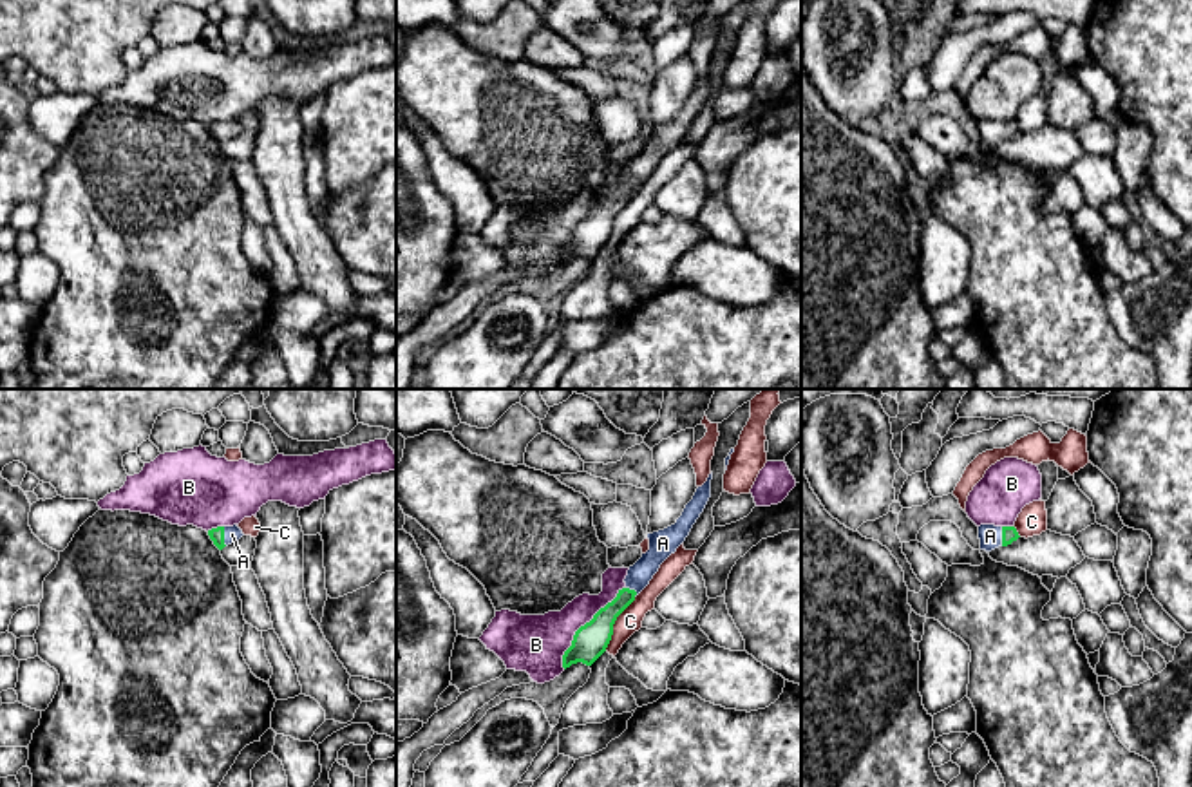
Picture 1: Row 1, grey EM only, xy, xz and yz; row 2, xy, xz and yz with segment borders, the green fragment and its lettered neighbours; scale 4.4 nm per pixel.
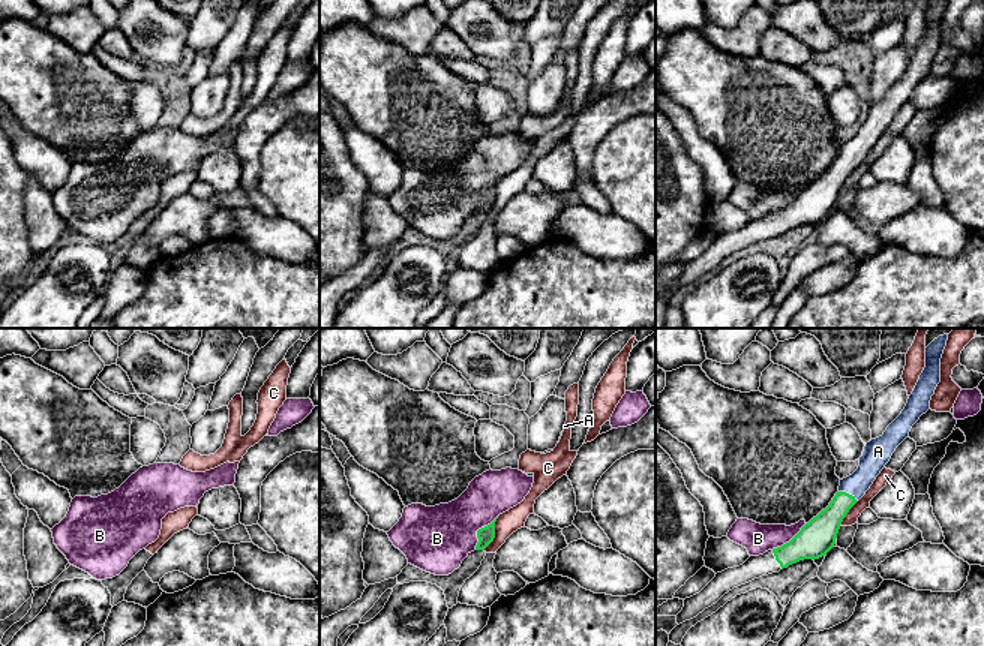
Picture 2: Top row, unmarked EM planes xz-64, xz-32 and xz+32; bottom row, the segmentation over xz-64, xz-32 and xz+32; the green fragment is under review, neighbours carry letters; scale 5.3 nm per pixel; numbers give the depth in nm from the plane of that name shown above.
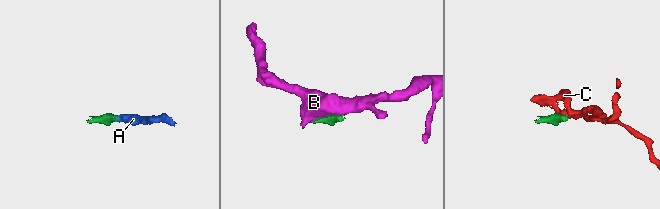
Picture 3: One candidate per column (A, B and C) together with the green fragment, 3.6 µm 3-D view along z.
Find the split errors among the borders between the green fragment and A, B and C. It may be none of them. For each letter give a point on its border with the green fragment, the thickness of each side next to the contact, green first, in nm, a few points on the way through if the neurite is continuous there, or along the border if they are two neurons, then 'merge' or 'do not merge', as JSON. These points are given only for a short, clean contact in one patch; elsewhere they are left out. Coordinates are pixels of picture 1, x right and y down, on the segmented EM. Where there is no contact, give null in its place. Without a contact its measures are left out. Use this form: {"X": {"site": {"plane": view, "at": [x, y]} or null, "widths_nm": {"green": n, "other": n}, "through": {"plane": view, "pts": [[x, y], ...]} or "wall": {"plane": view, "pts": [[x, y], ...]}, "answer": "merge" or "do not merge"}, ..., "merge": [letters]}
{"A": {"site": {"plane": "xy", "at": [223, 536]}, "widths_nm": {"green": 60, "other": 70}, "through": {"plane": "xy", "pts": [[216, 534], [223, 536], [232, 534]]}, "answer": "merge"}, "B": {"site": {"plane": "xz", "at": [581, 626]}, "widths_nm": {"green": 160, "other": 260}, "answer": "do not merge"}, "C": {"site": {"plane": "xz", "at": [614, 623]}, "widths_nm": {"green": 160, "other": 110}, "wall": {"plane": "xz", "pts": [[635, 597], [617, 617], [612, 639], [605, 650]]}, "answer": "do not merge"}, "merge": ["A"]}

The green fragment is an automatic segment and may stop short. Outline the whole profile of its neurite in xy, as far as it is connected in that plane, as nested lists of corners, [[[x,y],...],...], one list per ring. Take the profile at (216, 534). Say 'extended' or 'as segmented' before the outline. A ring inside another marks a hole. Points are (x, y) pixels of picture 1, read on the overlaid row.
extended; [[[233,525],[233,526],[217,526],[208,530],[210,539],[213,541],[213,545],[222,550],[224,546],[239,541],[244,534],[242,530]]]

